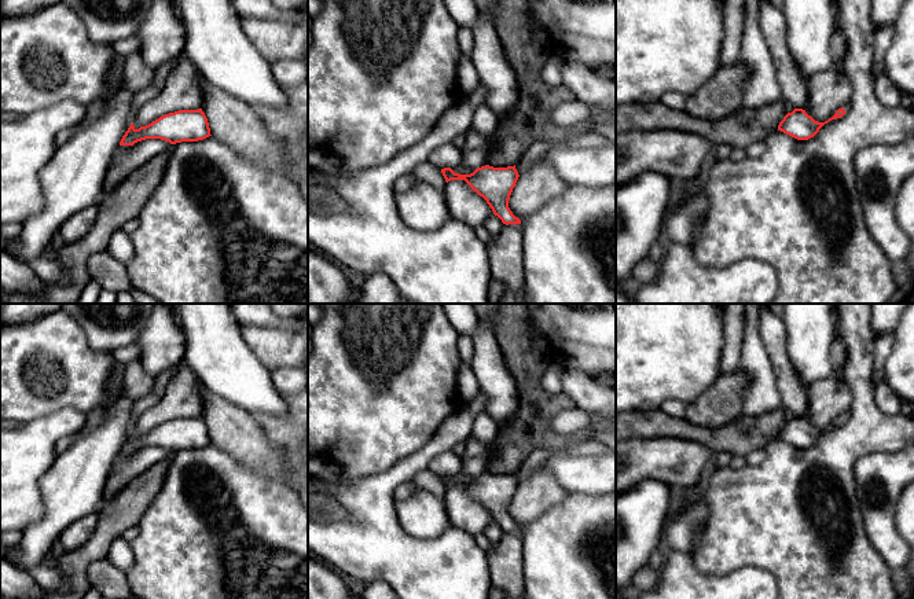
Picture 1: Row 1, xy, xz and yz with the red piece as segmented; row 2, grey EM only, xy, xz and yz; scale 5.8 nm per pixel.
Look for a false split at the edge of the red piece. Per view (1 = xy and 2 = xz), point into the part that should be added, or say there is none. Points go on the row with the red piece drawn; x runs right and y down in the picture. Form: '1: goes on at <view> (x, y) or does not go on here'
1: does not go on here
2: does not go on here

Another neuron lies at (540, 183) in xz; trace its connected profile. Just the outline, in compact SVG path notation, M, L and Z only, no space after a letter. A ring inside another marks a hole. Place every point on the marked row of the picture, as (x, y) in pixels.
M540 158L520 174L510 195L509 207L515 217L524 220L550 199L559 196L568 187L570 185L557 174L546 158Z

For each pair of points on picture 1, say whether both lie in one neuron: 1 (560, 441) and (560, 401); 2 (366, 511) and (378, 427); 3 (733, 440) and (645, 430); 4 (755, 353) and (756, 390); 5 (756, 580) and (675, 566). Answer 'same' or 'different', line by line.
1: same
2: different
3: same
4: same
5: same

